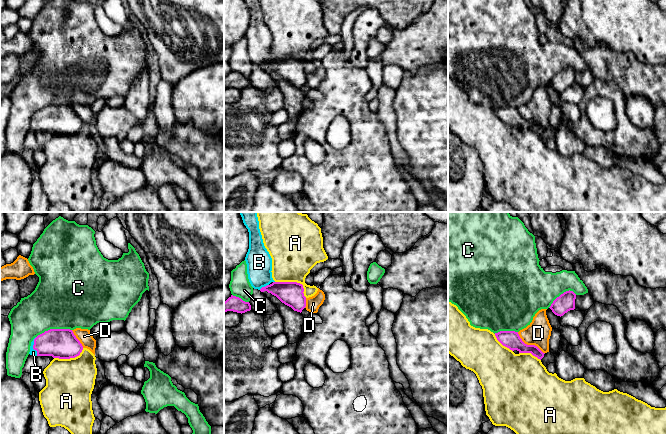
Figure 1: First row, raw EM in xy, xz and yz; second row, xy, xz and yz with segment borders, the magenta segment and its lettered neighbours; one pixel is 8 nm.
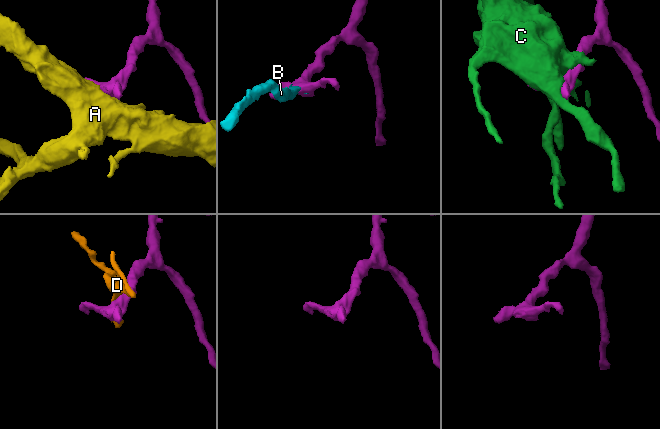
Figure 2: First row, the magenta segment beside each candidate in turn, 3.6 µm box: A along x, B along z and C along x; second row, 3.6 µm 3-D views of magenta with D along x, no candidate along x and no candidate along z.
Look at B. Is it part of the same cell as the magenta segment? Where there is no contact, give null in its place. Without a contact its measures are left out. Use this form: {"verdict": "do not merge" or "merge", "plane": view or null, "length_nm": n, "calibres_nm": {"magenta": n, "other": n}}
{"verdict": "do not merge", "plane": "xy", "length_nm": 150, "calibres_nm": {"magenta": 240, "other": 50}}

